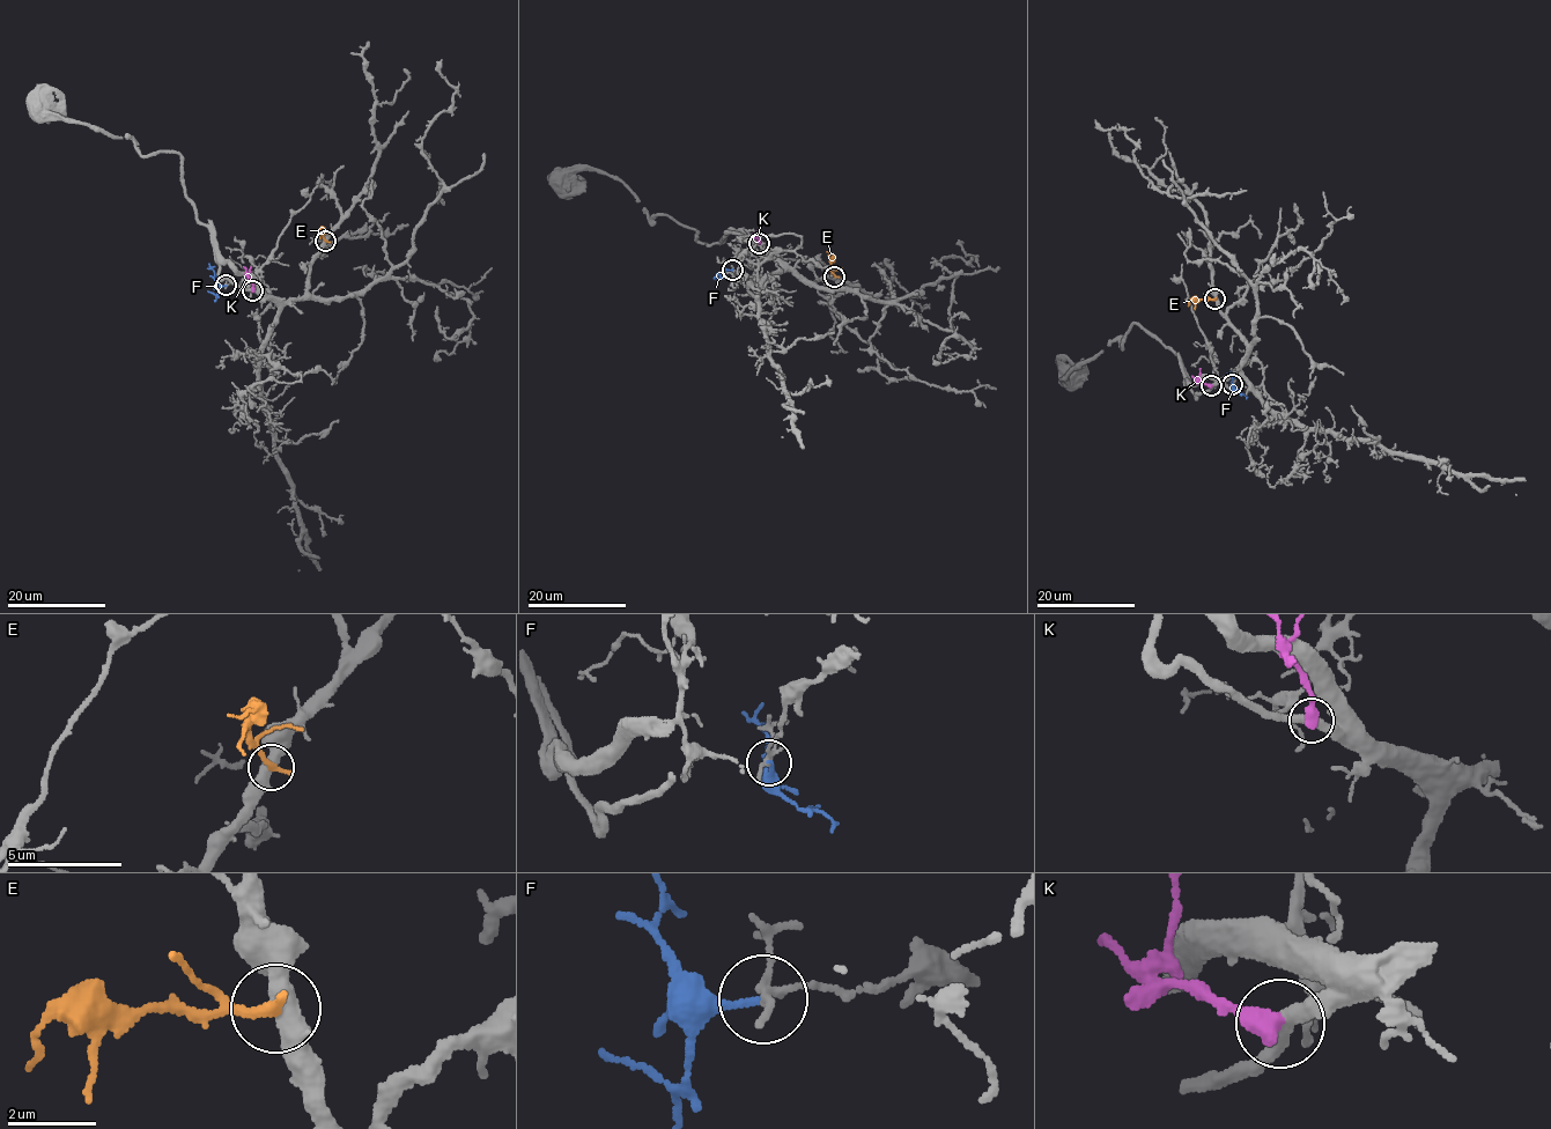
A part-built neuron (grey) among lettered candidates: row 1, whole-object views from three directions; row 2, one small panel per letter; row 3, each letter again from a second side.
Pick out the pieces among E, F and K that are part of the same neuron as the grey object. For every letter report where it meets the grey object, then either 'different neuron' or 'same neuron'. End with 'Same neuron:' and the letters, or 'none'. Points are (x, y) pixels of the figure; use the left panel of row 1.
E: (325, 241) | different neuron
F: (226, 285) | different neuron
K: (252, 290) | different neuron
Same neuron: none

